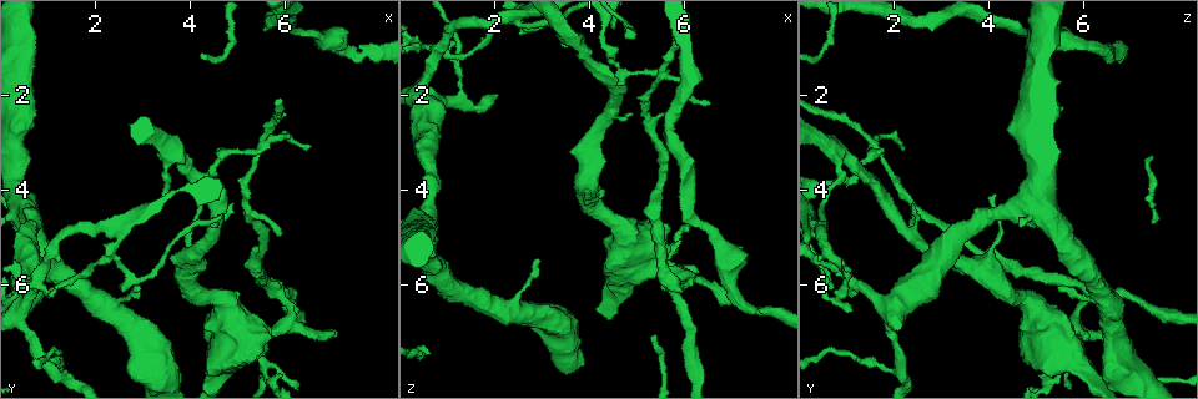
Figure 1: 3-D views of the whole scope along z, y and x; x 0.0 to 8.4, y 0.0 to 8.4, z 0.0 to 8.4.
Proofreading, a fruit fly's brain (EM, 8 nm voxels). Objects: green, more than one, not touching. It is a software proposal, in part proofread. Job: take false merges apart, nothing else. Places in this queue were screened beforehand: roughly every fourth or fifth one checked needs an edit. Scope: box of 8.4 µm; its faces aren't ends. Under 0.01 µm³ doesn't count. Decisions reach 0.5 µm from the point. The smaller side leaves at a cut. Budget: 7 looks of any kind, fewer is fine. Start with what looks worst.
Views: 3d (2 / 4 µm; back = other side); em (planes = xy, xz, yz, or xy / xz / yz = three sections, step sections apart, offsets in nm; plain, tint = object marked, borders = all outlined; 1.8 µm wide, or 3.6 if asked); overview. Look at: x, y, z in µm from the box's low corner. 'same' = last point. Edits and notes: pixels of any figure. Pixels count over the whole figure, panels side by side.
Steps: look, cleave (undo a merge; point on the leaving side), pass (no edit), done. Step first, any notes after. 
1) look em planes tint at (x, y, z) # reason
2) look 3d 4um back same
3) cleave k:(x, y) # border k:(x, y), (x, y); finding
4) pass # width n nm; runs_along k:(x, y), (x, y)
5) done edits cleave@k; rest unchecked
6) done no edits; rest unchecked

look 3d 4um at (0.75, 5.95, 1.05) # three-way junction

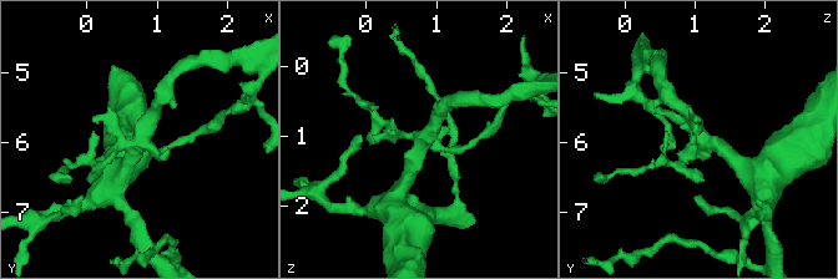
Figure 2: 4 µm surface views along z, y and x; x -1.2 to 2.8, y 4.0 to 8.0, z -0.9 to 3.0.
look em yz step 8 tint at (0.75, 5.90, 1.05)

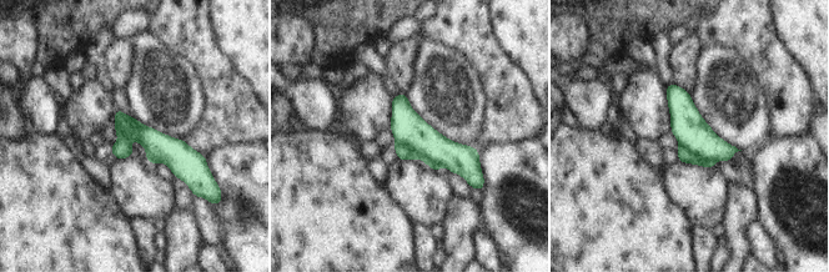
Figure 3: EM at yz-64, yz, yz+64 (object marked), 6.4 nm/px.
look em planes tint same

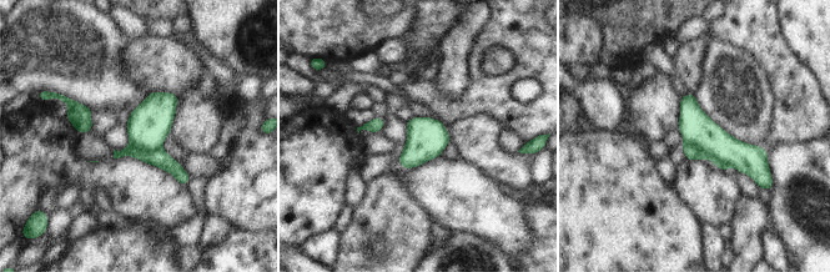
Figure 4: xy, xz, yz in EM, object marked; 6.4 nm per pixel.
cleave 4:(157, 157) # part_leaving 4:(116, 154), (159, 157), (186, 179); two neurons meet here

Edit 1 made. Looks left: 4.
look overview

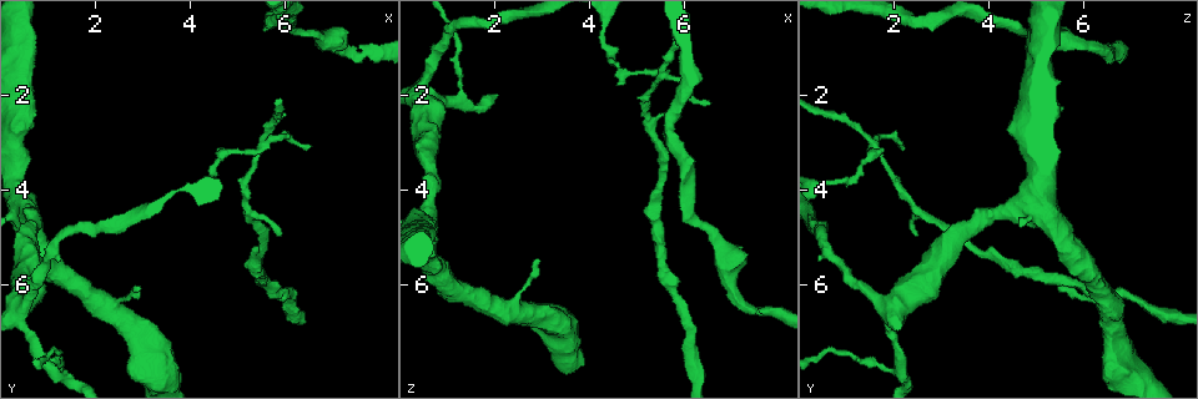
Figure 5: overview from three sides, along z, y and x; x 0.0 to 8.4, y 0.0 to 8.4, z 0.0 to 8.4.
look em planes tint at (5.30, 3.15, 1.60) # abrupt turn

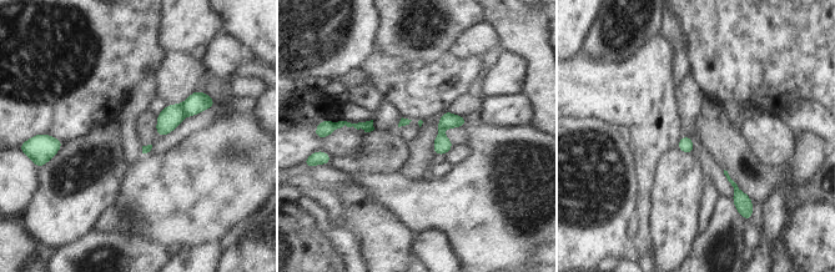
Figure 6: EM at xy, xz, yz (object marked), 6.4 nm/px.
cleave 6:(172, 115) # width 80 nm; border 6:(179, 105), (185, 116); two neurons meet here

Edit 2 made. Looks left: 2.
done edits cleave@4, cleave@6; rest unchecked

